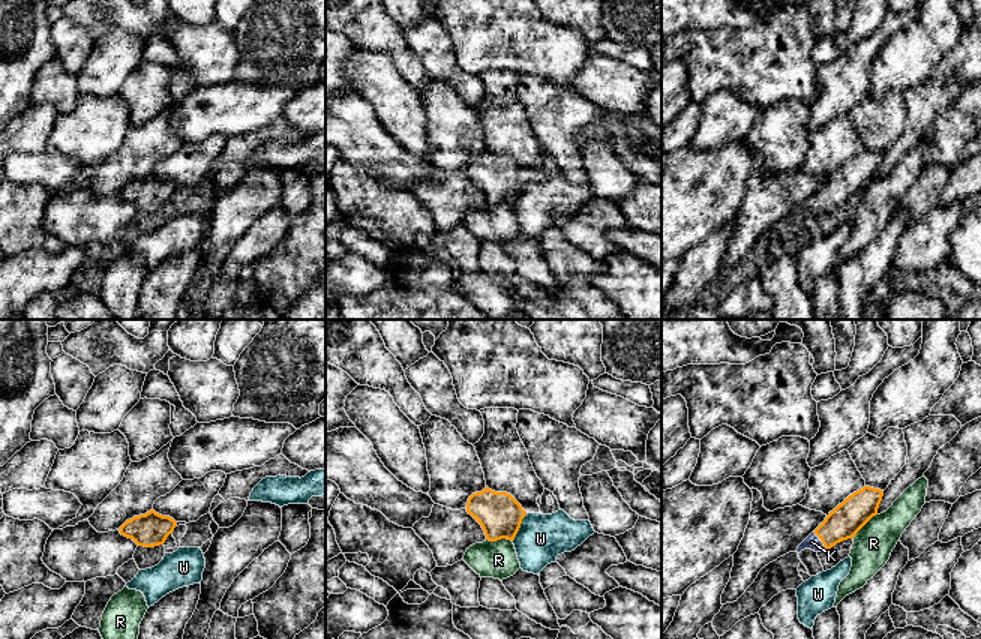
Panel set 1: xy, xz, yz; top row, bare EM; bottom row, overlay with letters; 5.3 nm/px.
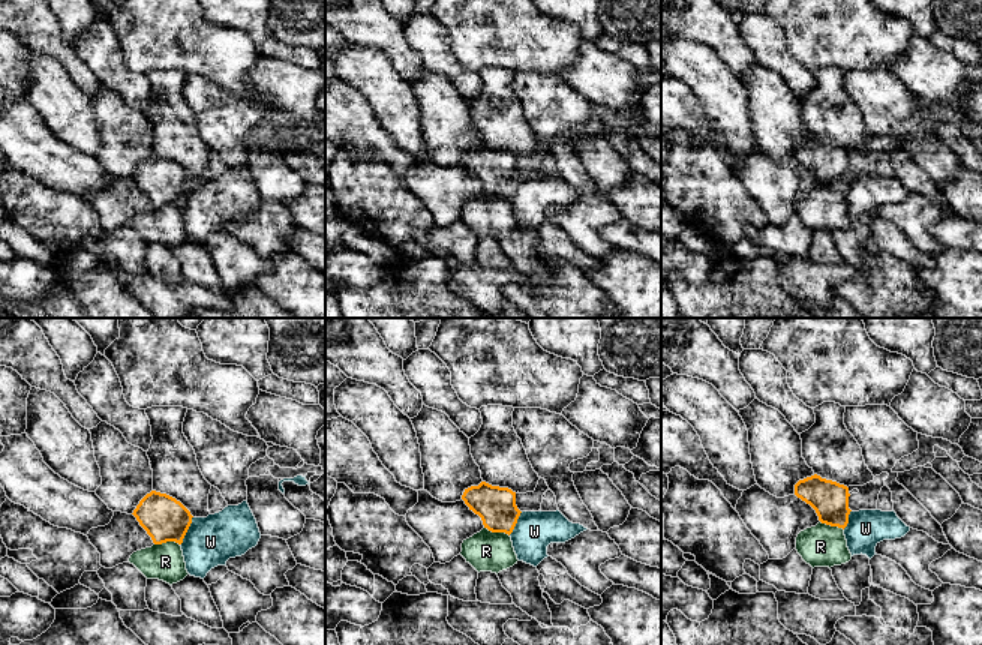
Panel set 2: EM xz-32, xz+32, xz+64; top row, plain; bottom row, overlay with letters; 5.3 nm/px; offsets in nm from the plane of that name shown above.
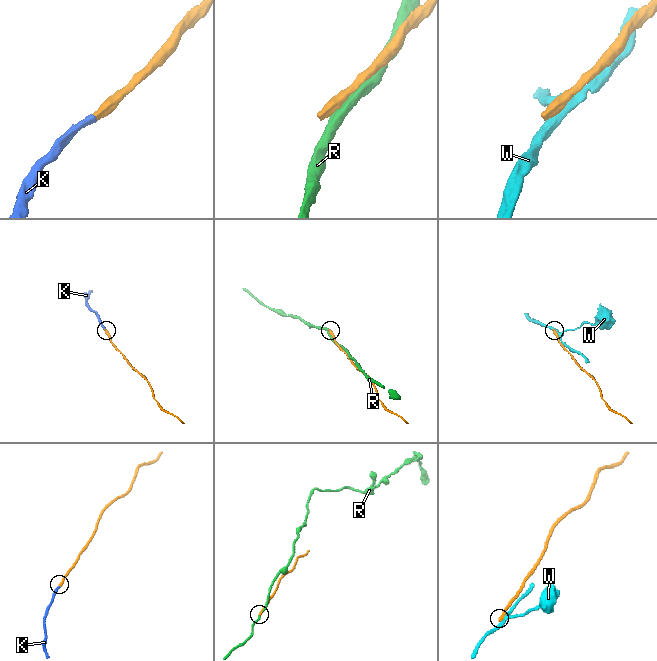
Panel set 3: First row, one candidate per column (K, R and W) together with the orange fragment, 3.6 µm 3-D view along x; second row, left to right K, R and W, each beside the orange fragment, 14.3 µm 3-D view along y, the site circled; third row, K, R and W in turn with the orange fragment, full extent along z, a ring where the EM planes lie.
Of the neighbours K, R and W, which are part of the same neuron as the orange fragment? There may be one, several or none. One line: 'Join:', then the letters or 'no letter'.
Join: K

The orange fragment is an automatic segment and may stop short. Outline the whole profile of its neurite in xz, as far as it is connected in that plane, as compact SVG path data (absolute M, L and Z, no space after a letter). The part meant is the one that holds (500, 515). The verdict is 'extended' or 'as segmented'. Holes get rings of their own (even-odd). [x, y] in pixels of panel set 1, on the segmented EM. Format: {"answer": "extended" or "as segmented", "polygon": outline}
{"answer": "as segmented", "polygon": "M484 488L468 498L466 512L483 528L486 540L514 540L526 512L507 492Z"}

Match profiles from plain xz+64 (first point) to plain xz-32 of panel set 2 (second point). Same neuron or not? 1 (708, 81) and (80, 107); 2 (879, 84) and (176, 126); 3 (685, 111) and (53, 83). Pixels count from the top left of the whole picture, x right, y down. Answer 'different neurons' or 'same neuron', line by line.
1: same neuron
2: different neurons
3: different neurons

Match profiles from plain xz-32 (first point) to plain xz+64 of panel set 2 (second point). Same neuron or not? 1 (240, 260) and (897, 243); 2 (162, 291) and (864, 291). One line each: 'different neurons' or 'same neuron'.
1: same neuron
2: different neurons

